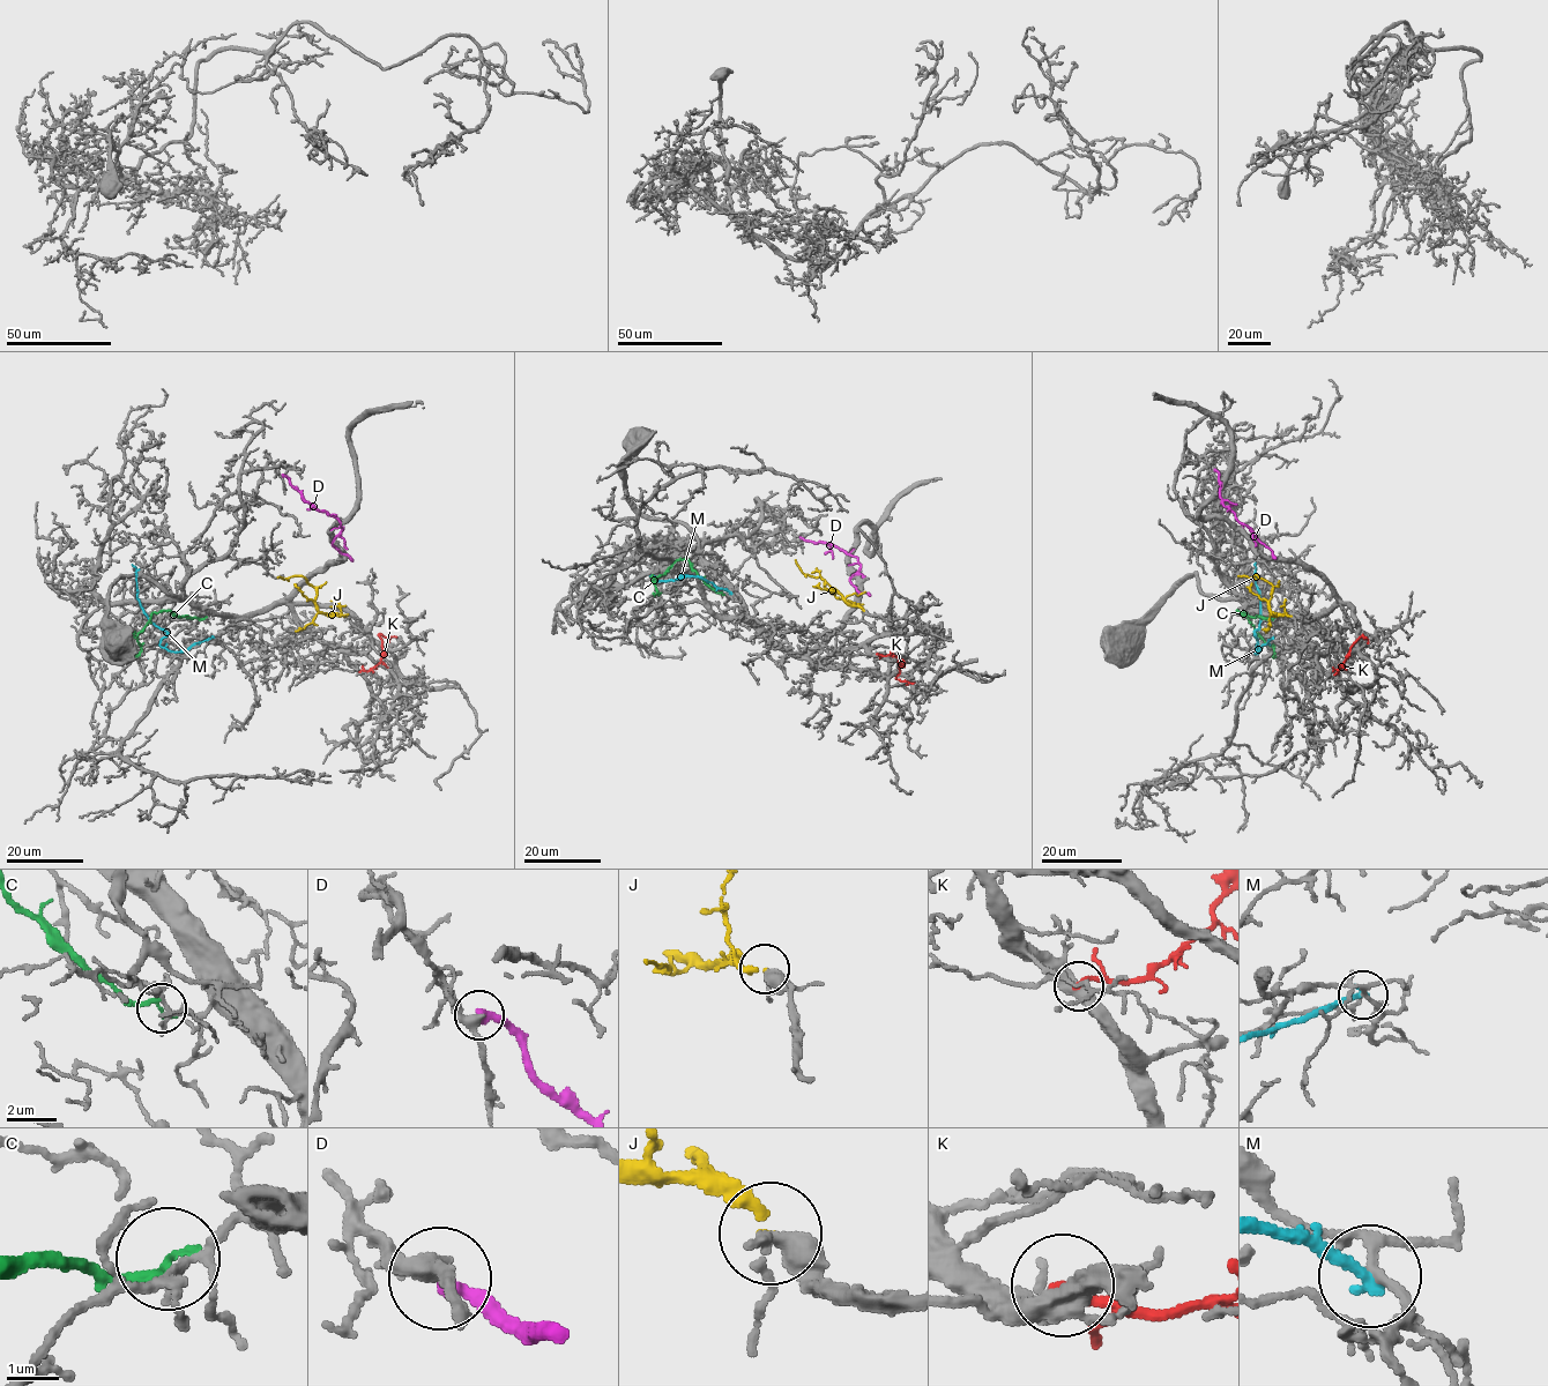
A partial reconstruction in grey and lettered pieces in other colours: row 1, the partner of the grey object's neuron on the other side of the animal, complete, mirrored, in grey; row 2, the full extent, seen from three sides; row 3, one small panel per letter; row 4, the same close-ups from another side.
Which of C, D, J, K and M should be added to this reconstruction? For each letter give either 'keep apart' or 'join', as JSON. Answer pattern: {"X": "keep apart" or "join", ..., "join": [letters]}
{"C": "keep apart", "D": "keep apart", "J": "join", "K": "keep apart", "M": "keep apart", "join": ["J"]}

